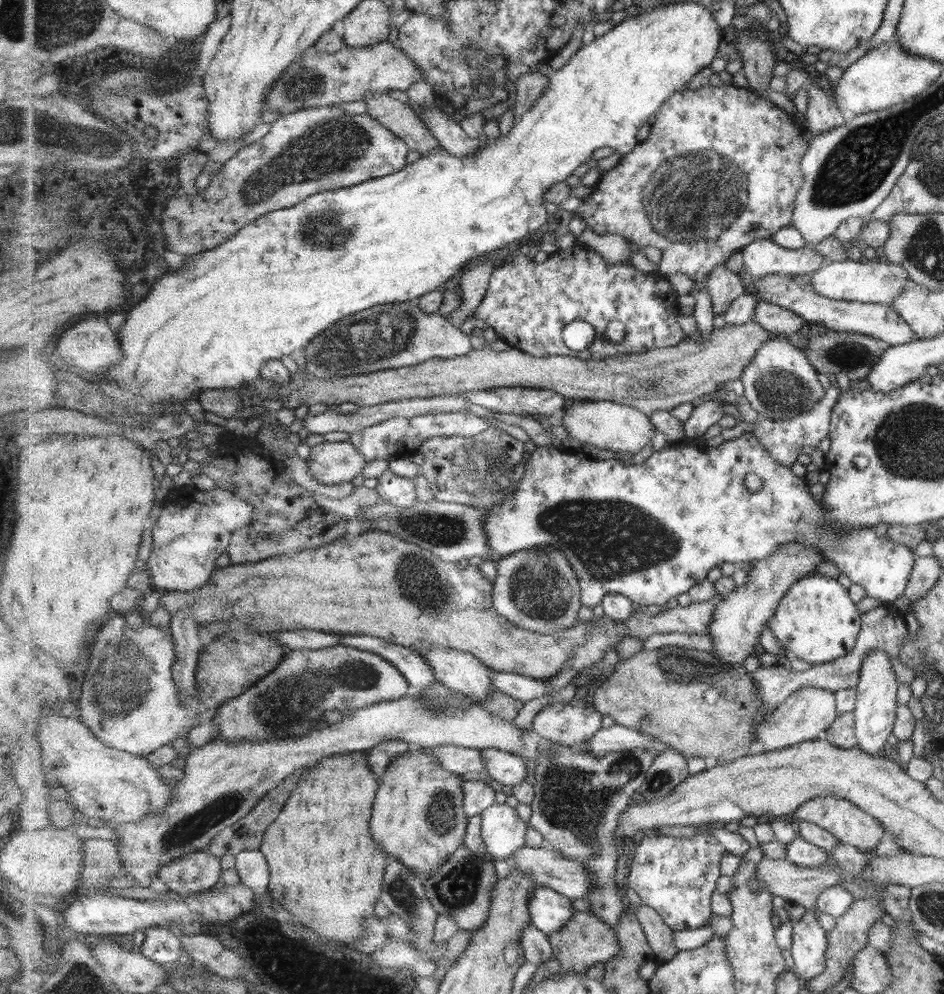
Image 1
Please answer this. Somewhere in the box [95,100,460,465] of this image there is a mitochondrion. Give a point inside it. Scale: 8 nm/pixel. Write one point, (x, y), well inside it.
(312, 154)

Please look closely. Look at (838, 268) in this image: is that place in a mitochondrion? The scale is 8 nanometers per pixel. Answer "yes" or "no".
no

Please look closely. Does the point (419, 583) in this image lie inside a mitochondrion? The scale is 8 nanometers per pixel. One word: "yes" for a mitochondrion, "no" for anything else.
yes

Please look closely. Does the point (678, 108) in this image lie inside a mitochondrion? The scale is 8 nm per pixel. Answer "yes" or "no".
no

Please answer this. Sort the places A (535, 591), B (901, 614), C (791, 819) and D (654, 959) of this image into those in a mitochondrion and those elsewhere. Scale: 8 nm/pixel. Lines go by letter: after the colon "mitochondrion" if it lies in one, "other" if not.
A: mitochondrion
B: other
C: other
D: other

